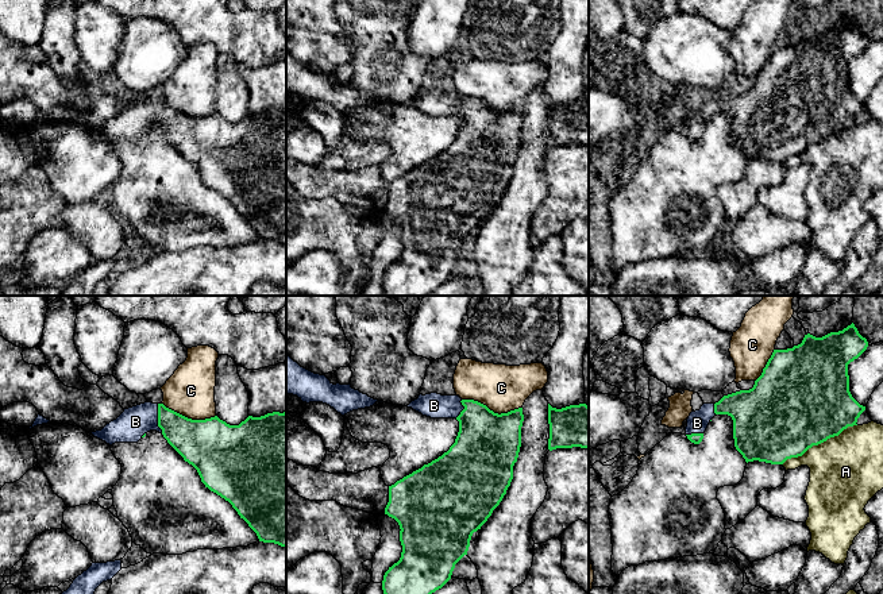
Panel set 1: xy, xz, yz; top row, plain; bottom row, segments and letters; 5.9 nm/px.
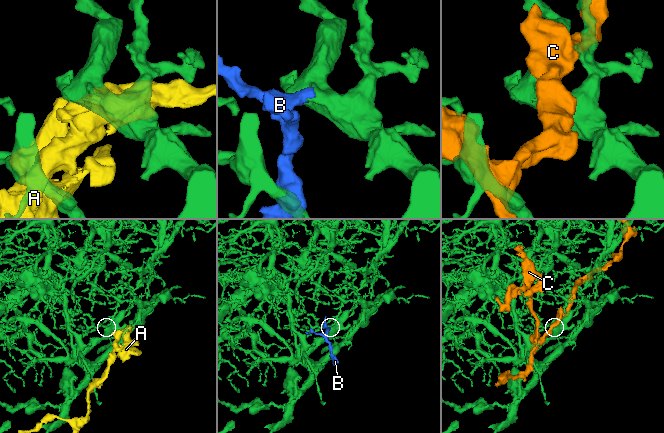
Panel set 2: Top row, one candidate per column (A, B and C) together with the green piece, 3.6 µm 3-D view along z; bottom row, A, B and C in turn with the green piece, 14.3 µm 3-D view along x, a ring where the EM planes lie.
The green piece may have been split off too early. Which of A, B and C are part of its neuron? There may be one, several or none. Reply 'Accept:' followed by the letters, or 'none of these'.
Accept: B

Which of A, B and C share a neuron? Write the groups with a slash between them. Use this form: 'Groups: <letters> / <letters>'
Groups: A / B / C

